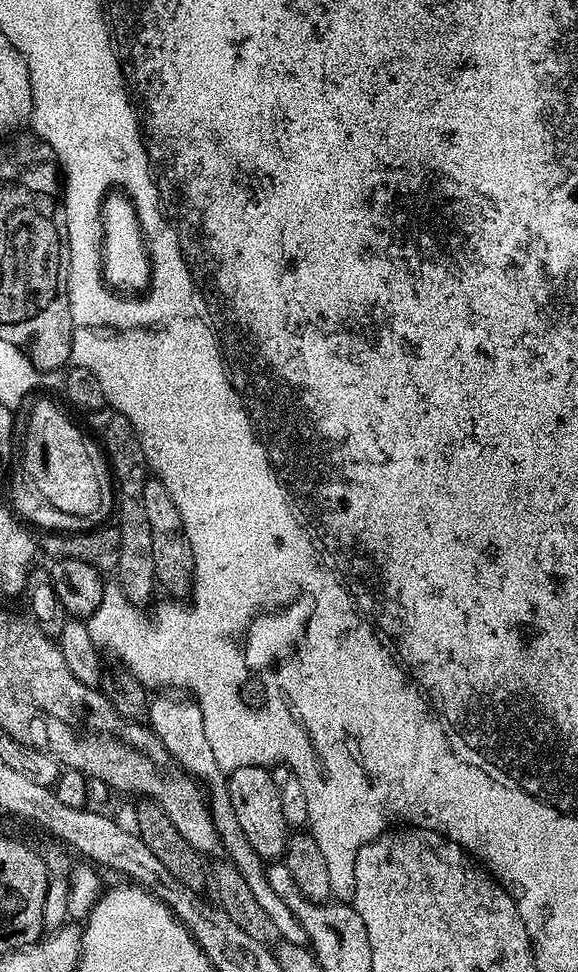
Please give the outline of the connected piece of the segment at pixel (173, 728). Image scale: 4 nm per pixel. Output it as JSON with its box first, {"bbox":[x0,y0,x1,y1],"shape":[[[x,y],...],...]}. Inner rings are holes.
{"bbox":[147,690,308,945],"shape":[[[164,690],[161,692],[164,692],[161,696],[153,695],[151,697],[148,705],[147,723],[158,739],[164,743],[173,760],[184,771],[191,774],[195,780],[200,781],[206,789],[208,808],[212,811],[212,821],[217,834],[220,835],[222,850],[228,854],[227,859],[238,870],[238,874],[242,874],[242,878],[246,878],[246,886],[250,886],[250,894],[254,894],[258,906],[262,906],[262,910],[269,916],[270,922],[274,922],[281,939],[287,944],[307,945],[308,935],[300,924],[300,919],[292,913],[290,906],[286,906],[286,902],[282,902],[282,898],[278,898],[278,894],[274,894],[268,881],[266,861],[254,850],[254,846],[250,846],[246,834],[242,832],[242,825],[238,823],[238,814],[230,802],[226,773],[218,766],[218,758],[210,746],[210,738],[206,738],[202,710],[191,695],[185,694],[183,691]]]}

